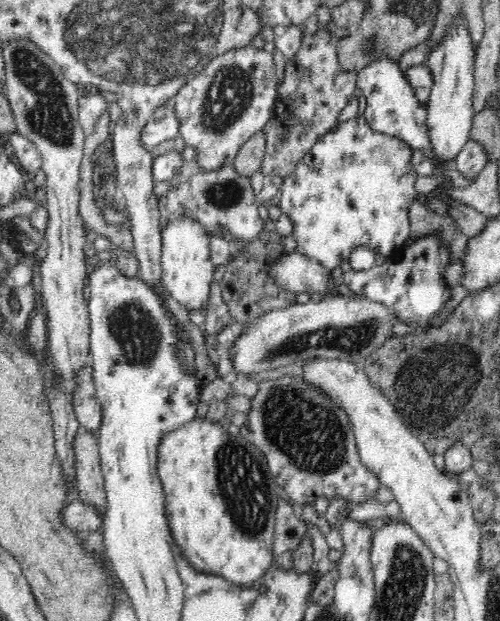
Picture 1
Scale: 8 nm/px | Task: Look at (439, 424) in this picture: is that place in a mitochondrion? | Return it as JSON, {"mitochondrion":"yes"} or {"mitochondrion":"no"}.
{"mitochondrion":"no"}

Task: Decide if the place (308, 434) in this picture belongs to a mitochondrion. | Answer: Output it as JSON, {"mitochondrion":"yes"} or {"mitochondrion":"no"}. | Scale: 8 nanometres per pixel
{"mitochondrion":"yes"}

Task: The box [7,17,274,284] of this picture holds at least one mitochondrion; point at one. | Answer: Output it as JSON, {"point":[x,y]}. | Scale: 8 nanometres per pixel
{"point":[50,118]}

